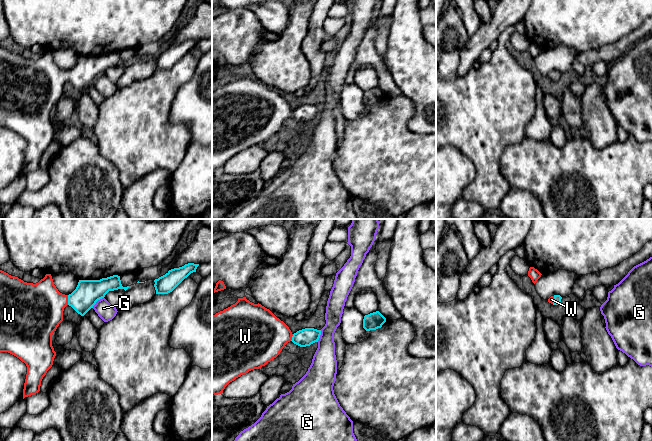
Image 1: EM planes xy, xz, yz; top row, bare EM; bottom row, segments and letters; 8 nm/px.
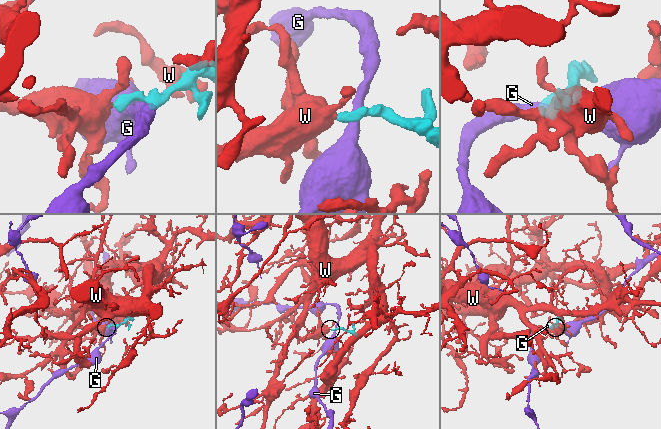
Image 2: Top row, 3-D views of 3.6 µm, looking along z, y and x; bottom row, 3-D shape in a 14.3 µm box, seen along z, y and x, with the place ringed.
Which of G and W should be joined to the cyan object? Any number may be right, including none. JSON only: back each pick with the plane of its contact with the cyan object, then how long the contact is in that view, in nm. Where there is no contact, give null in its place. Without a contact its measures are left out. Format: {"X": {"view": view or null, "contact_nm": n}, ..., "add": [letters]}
{"W": {"view": "xy", "contact_nm": 80}, "add": ["W"]}

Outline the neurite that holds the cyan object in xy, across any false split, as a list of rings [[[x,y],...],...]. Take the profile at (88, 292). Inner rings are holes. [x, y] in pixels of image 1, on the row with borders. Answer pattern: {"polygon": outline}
{"polygon": [[[0,270],[0,352],[8,352],[27,366],[27,374],[23,389],[23,399],[40,391],[41,381],[52,367],[56,352],[52,346],[52,334],[63,321],[64,308],[69,305],[78,314],[84,316],[96,302],[105,297],[109,291],[129,288],[123,287],[120,276],[113,275],[100,280],[79,280],[76,289],[69,295],[62,294],[54,285],[51,274],[46,274],[38,283],[27,283],[18,277]]]}

